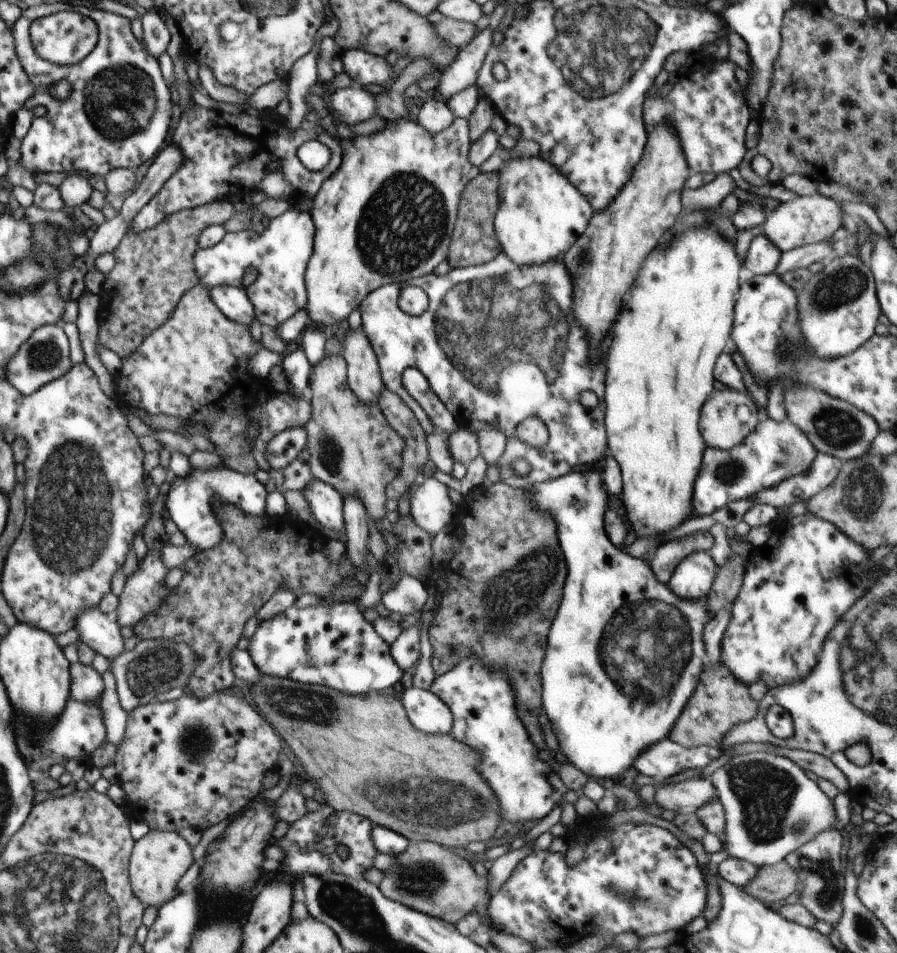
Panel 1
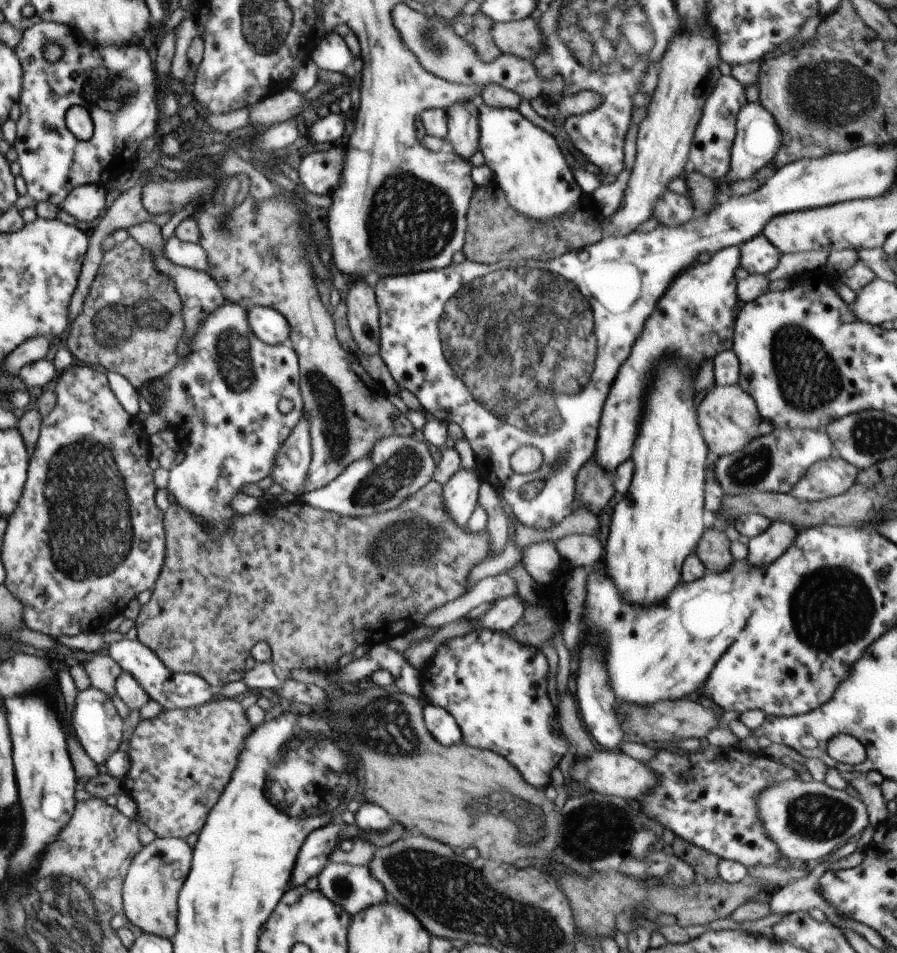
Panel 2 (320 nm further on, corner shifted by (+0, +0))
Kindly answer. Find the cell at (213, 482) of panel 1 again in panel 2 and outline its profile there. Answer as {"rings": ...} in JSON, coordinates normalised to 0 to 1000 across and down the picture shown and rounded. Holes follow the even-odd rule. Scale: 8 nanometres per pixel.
{"rings":[[[252,315],[222,340],[213,355],[213,368],[187,392],[161,402],[155,409],[164,423],[177,417],[179,427],[174,433],[203,462],[205,483],[188,493],[186,514],[202,532],[229,548],[235,563],[249,563],[254,558],[263,539],[258,525],[269,510],[287,508],[302,496],[309,472],[338,433],[334,396],[333,378],[323,359],[313,362],[292,359],[280,347],[275,324]],[[312,420],[326,420],[326,430],[320,434],[312,432]]]}

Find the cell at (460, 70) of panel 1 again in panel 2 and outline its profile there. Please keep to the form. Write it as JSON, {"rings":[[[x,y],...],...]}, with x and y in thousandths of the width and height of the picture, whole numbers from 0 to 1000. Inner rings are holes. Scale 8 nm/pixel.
{"rings":[[[532,107],[511,108],[497,118],[498,155],[522,169],[534,157]]]}

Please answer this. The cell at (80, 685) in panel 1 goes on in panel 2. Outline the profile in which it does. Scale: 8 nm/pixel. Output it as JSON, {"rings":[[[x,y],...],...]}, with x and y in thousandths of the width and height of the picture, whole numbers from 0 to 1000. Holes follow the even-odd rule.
{"rings":[[[101,720],[88,725],[79,736],[79,743],[79,760],[82,760],[82,769],[87,772],[96,791],[107,802],[117,802],[118,797],[134,785],[134,780],[137,779],[136,769],[139,767],[138,756],[132,750],[124,731]]]}

